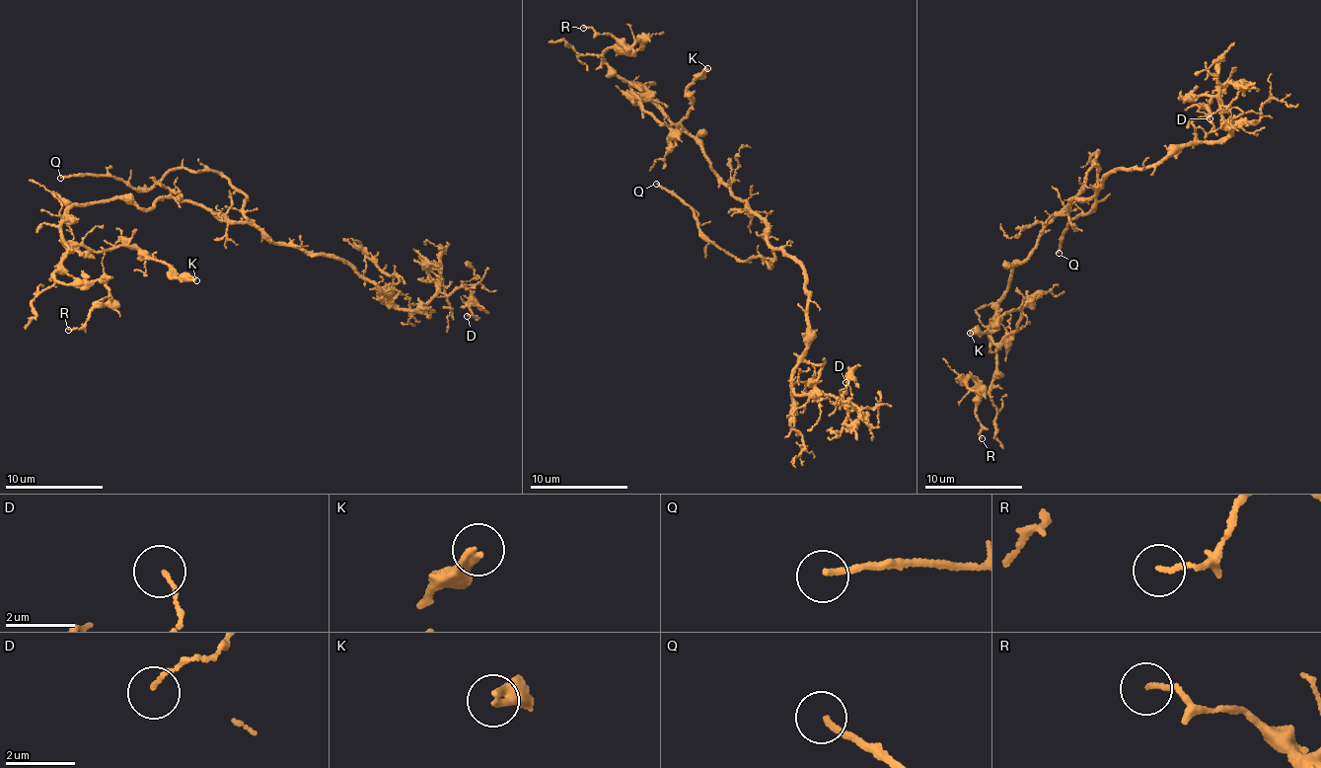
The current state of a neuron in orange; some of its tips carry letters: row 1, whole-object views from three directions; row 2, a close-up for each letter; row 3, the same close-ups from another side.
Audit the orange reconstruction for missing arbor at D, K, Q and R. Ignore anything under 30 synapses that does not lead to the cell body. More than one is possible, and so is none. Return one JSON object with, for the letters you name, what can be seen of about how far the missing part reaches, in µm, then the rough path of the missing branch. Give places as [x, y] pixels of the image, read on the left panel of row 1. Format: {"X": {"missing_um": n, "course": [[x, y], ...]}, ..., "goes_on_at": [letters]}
{"Q": {"missing_um": 50}, "goes_on_at": ["Q"]}

